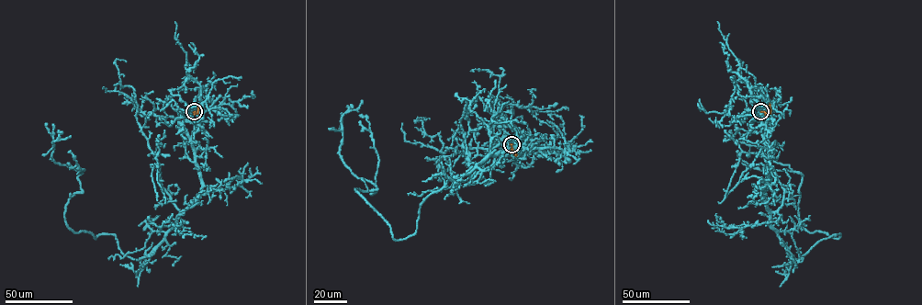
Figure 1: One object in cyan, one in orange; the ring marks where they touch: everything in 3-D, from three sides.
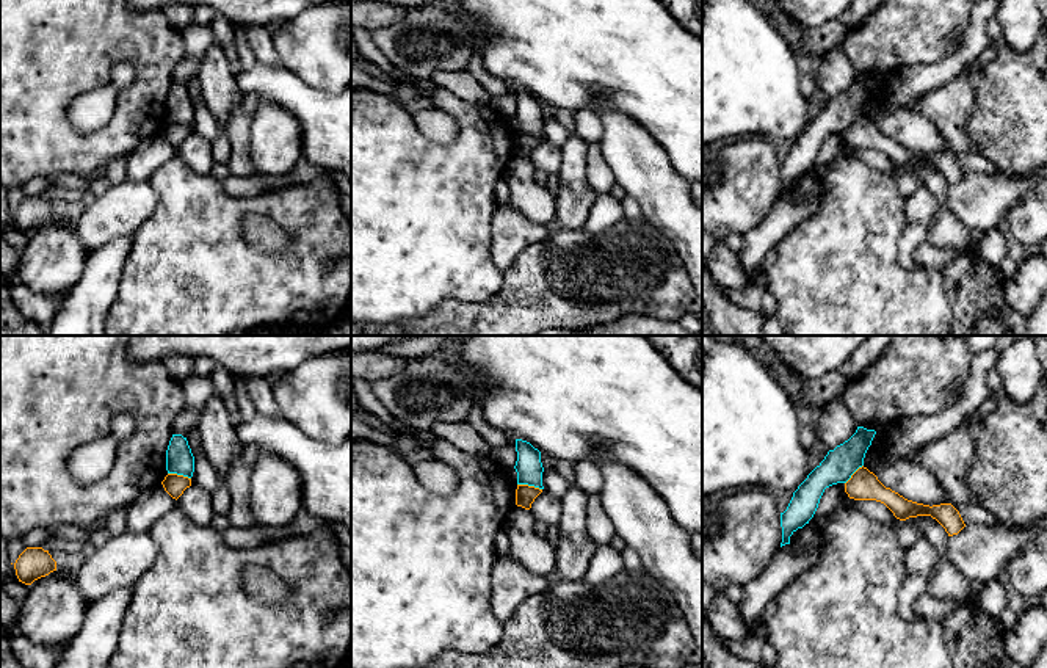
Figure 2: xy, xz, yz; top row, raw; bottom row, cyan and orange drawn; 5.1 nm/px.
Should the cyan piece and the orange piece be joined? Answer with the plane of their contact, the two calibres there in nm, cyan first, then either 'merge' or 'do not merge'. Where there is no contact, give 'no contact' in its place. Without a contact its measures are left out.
xz | 140/100 nm | do not merge

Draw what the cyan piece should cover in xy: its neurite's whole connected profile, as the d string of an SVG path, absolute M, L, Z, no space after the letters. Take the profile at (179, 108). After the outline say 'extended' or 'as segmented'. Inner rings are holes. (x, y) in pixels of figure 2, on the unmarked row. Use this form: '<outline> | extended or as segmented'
M172 83L166 99L166 119L191 127L194 121L194 105L187 86Z | as segmented

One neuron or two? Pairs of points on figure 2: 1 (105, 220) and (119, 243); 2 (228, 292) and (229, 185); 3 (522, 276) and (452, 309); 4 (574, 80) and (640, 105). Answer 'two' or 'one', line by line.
1: two
2: two
3: one
4: one

